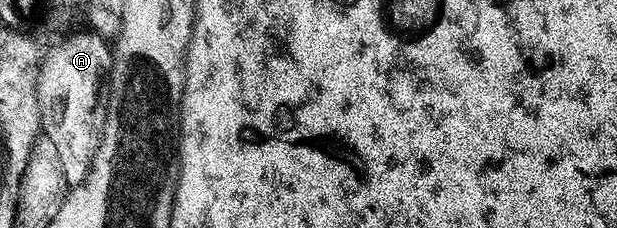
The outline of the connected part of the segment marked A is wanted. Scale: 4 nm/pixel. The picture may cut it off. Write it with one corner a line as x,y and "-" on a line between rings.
89,29
78,31
42,56
36,83
41,130
54,142
62,158
64,177
71,187
85,182
102,139
108,107
107,82
112,71
112,48
106,38

